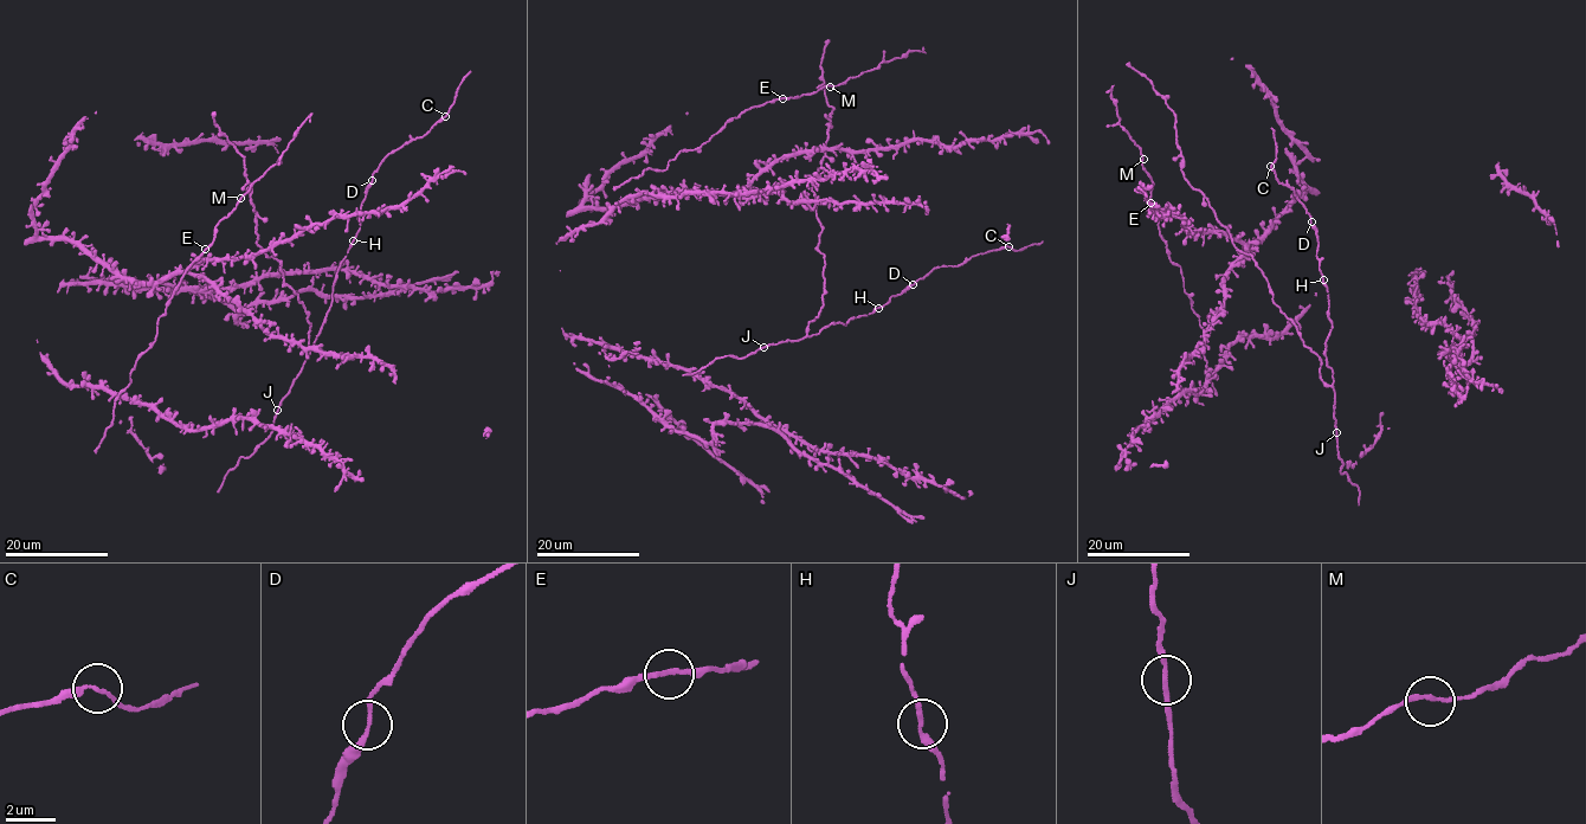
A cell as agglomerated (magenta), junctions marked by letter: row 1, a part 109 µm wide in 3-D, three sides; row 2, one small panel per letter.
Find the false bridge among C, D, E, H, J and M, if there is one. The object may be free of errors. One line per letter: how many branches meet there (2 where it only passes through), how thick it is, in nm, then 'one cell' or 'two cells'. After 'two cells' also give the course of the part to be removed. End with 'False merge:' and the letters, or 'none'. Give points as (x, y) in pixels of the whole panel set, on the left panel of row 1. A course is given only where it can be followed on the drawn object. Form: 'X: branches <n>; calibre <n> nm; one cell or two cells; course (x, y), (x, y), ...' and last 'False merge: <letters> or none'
C: branches 2; calibre 160 nm; one cell
D: branches 2; calibre 160 nm; one cell
E: branches 2; calibre 170 nm; one cell
H: branches 2; calibre 160 nm; one cell
J: branches 2; calibre 160 nm; one cell
M: branches 2; calibre 140 nm; one cell
False merge: none

